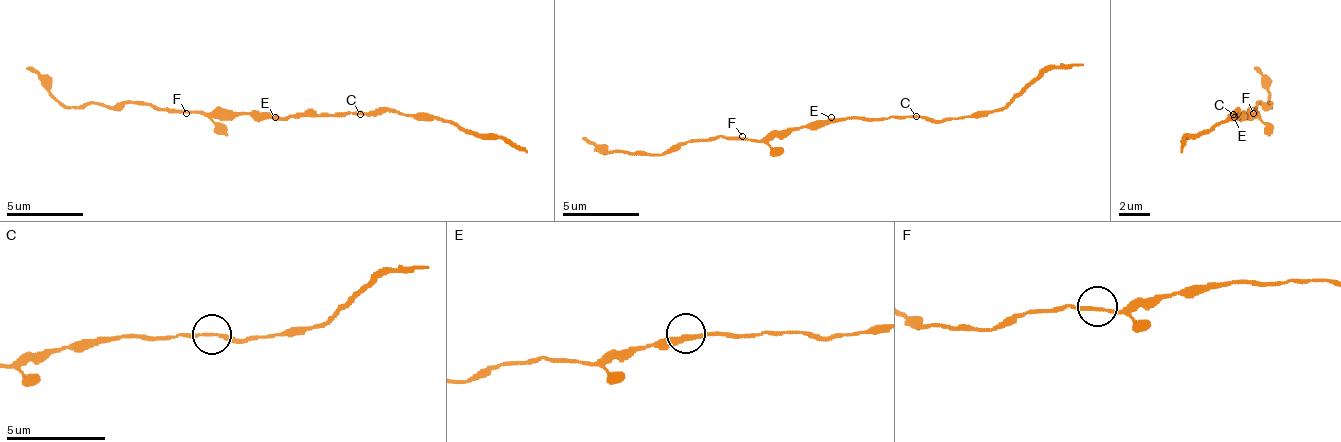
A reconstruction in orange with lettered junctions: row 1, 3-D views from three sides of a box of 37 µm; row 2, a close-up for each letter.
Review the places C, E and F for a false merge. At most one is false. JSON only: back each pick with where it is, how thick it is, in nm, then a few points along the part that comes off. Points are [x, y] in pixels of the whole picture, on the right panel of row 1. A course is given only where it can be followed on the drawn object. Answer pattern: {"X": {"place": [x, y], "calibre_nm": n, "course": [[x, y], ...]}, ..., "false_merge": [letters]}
{"false_merge": []}

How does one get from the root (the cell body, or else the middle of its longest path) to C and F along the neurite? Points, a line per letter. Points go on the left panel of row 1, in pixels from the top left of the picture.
C: (275, 117), (290, 117), (294, 113), (359, 113)
F: (275, 117), (255, 117), (252, 113), (186, 113)

